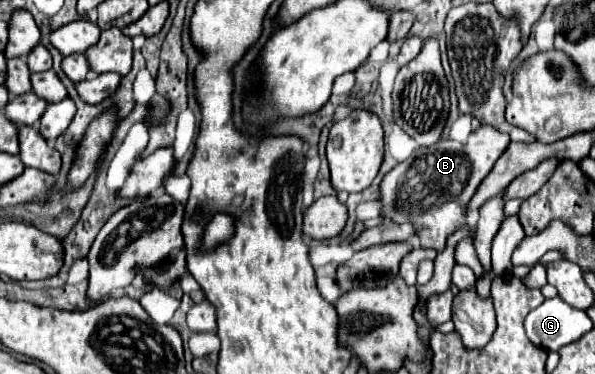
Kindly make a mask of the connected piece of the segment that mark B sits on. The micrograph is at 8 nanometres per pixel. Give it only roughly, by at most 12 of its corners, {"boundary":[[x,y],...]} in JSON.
{"boundary":[[509,135],[437,141],[379,185],[383,219],[443,251]]}

